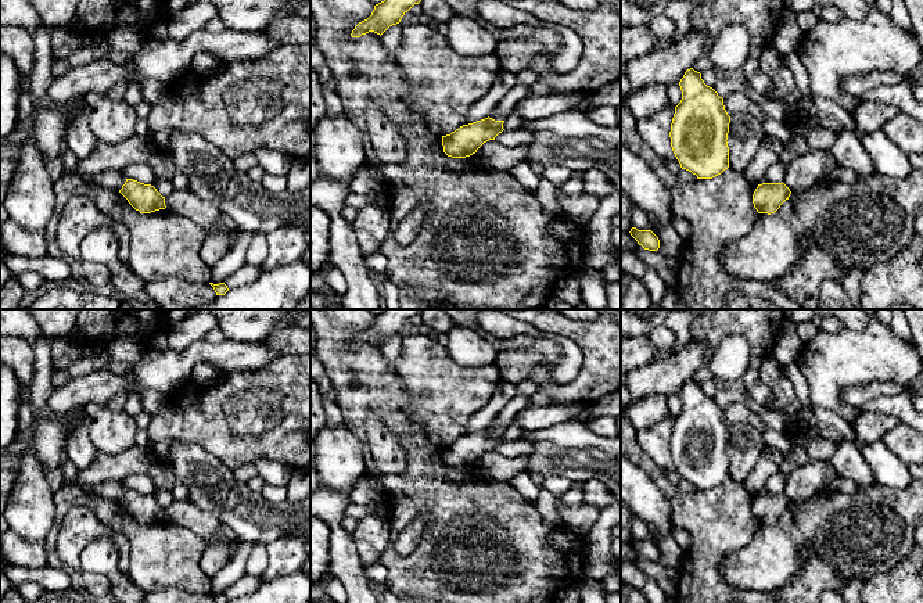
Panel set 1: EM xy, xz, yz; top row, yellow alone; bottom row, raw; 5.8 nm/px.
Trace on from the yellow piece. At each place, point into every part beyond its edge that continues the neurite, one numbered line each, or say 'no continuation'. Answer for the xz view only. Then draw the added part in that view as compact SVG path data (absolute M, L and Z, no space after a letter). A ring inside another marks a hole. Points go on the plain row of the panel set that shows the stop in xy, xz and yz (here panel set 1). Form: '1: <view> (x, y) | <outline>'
no continuation

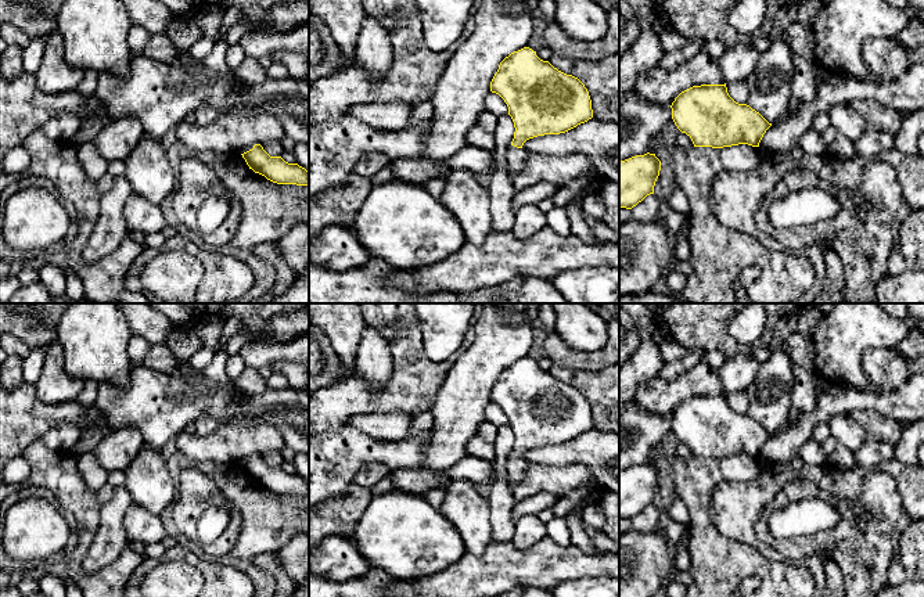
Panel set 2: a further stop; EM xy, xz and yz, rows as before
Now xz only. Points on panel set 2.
1: xz (516, 467) | M514 456L508 457L507 467L506 467L506 472L507 472L506 479L507 479L508 488L513 492L517 488L517 485L519 483L525 470L526 470L526 464L522 458L517 458Z

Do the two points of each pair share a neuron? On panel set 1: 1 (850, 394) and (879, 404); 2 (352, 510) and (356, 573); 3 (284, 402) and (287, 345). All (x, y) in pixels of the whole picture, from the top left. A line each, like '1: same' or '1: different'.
1: different
2: different
3: different

